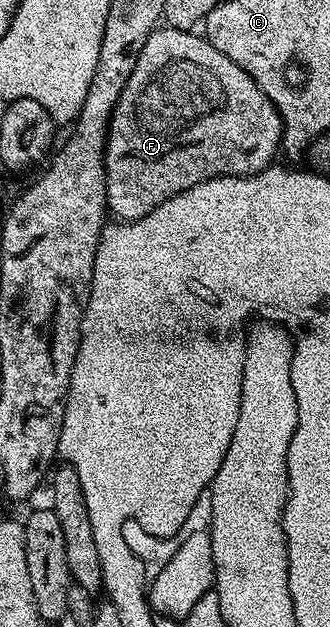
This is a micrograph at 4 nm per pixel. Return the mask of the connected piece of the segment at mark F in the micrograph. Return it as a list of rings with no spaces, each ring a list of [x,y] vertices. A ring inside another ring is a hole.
[[[168,25],[155,29],[149,36],[149,40],[145,40],[145,48],[141,48],[141,56],[137,56],[137,68],[133,68],[133,76],[129,76],[129,84],[125,84],[125,92],[121,92],[115,105],[111,127],[107,129],[107,148],[103,155],[103,163],[107,169],[106,209],[110,213],[112,210],[115,213],[112,215],[116,219],[128,222],[137,220],[153,212],[157,204],[177,196],[177,192],[185,192],[185,188],[193,188],[193,184],[201,184],[210,178],[218,178],[225,174],[245,178],[248,174],[261,172],[276,161],[275,153],[277,155],[280,153],[283,141],[283,121],[277,108],[269,100],[269,96],[265,96],[265,92],[261,92],[257,83],[237,64],[233,64],[229,56],[217,52],[217,48],[213,48],[213,44],[207,41],[206,37],[199,35],[198,38],[197,35],[198,33],[190,30],[175,30]]]

